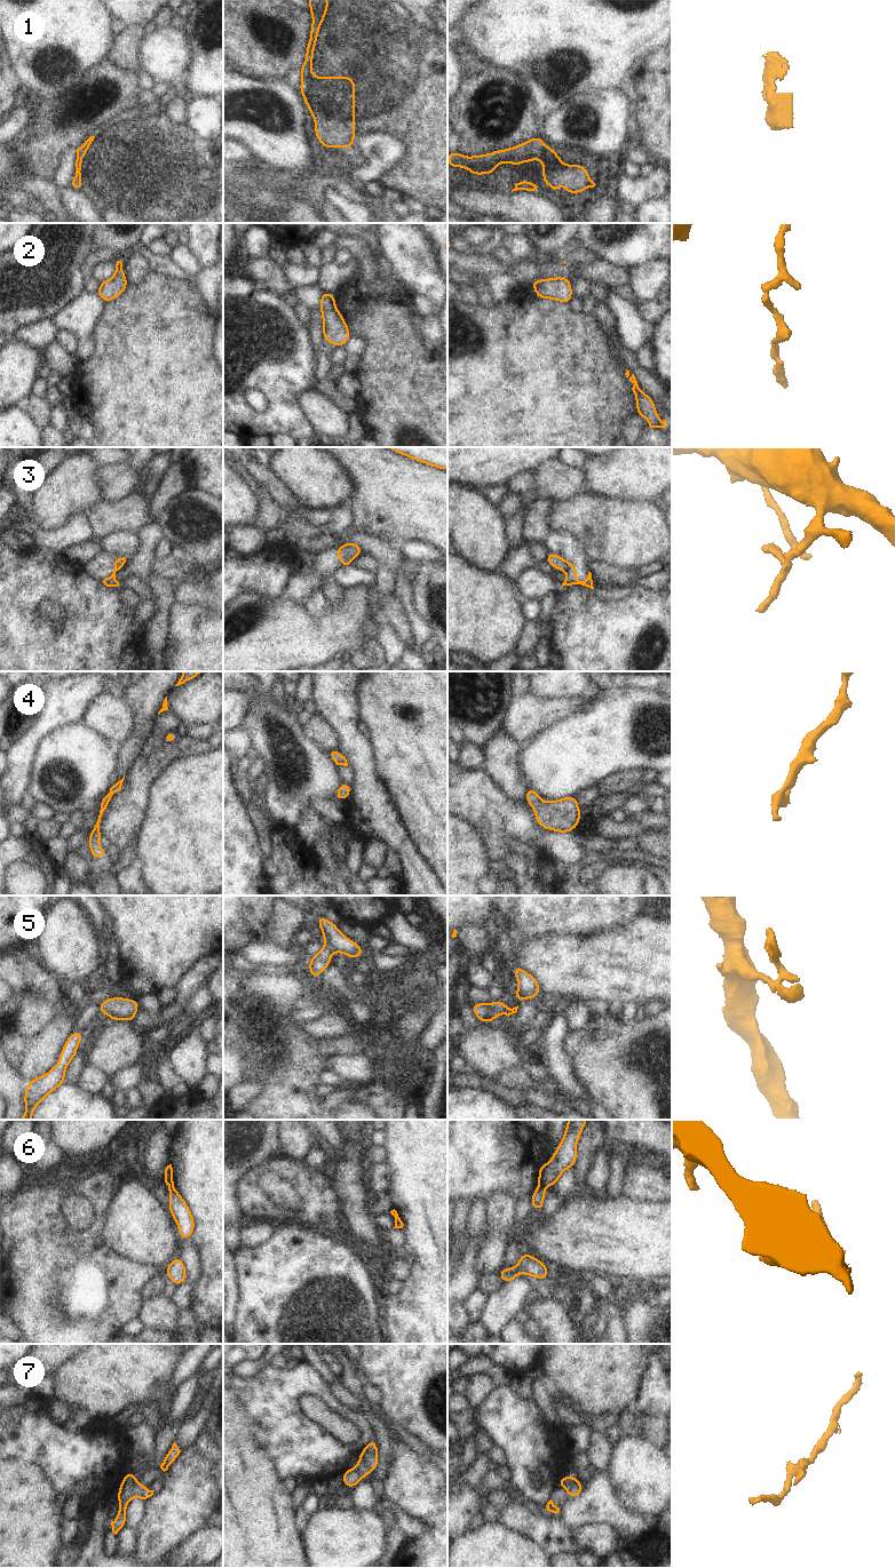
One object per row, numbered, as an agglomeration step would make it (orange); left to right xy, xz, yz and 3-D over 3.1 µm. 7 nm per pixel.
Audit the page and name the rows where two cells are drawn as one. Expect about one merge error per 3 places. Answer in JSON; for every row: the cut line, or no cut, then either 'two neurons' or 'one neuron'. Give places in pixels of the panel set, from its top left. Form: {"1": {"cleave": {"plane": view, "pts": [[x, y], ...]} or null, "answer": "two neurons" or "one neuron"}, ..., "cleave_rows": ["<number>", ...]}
{"1": {"cleave": {"plane": "yz", "pts": [[519, 145], [519, 159], [521, 161]]}, "answer": "two neurons"}, "2": {"cleave": null, "answer": "one neuron"}, "3": {"cleave": {"plane": "yz", "pts": [[562, 558], [565, 568]]}, "answer": "two neurons"}, "4": {"cleave": null, "answer": "one neuron"}, "5": {"cleave": null, "answer": "one neuron"}, "6": {"cleave": {"plane": "xy", "pts": [[168, 1185], [173, 1186]]}, "answer": "two neurons"}, "7": {"cleave": {"plane": "xy", "pts": [[135, 1479], [132, 1496]]}, "answer": "two neurons"}, "cleave_rows": ["1", "3", "6", "7"]}

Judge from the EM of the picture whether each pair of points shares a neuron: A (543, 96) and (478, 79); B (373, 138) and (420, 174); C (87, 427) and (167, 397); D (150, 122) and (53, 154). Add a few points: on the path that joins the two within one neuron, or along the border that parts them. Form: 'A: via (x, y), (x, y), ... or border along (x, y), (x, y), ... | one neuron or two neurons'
A: border along (512, 72), (528, 90), (535, 119) | two neurons
B: border along (396, 134), (405, 143), (406, 154), (381, 176) | two neurons
C: border along (73, 414), (84, 416), (93, 426), (95, 434) | two neurons
D: border along (107, 127), (97, 134) | two neurons

